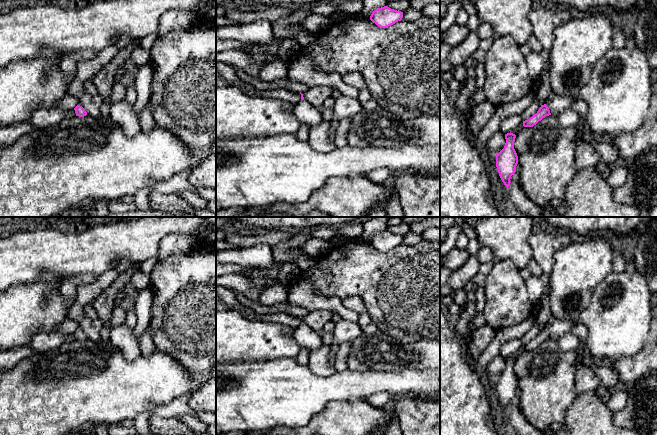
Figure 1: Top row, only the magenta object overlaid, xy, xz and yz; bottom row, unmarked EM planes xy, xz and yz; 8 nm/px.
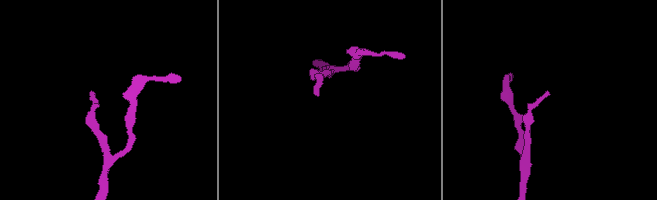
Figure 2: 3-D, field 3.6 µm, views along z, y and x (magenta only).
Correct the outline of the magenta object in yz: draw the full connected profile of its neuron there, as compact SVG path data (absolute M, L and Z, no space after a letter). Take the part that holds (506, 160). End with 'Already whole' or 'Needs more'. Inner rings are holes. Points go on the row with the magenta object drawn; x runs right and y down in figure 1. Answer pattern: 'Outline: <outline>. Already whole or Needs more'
Outline: M511 132L505 134L505 146L496 154L496 167L502 182L507 188L511 183L511 176L516 172L518 164L518 156L514 149L515 138L516 135Z. Already whole

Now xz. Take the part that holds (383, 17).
Outline: M384 6L374 10L370 20L380 28L387 28L403 18L403 12Z. Already whole

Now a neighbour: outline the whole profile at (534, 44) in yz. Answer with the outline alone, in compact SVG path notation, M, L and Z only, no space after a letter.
M532 34L527 44L529 45L531 51L539 53L543 48L539 42L539 40Z

